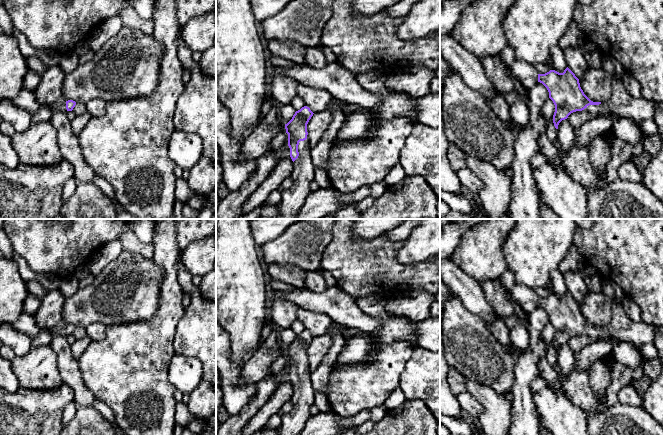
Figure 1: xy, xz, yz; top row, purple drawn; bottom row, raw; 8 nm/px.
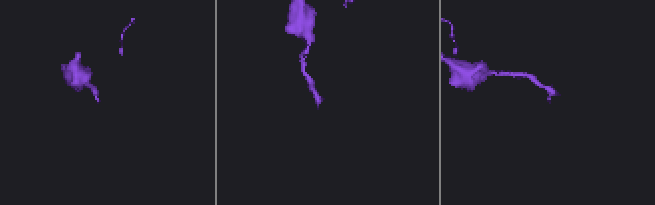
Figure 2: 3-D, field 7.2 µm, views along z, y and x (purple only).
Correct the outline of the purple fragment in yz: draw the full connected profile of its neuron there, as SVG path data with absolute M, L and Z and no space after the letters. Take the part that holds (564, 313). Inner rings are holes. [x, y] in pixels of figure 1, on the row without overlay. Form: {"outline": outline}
{"outline": "M567 291L563 297L550 294L538 298L538 306L549 316L549 322L555 329L553 347L556 353L562 344L576 335L585 332L599 339L615 338L634 343L639 348L646 343L653 343L655 326L644 322L634 322L626 314L624 305L612 299L612 319L604 326L593 326L583 316L579 303Z"}

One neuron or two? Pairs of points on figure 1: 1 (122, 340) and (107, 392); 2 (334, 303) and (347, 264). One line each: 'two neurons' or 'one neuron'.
1: one neuron
2: two neurons

